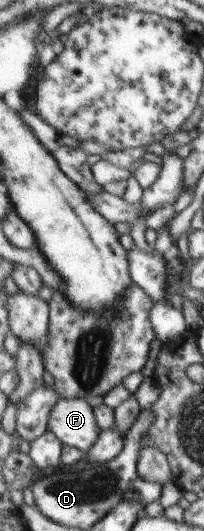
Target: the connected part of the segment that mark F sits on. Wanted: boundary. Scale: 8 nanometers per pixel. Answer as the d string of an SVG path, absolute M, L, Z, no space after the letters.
M61 398L52 411L50 429L64 444L88 455L103 431L97 422L96 409L85 399Z

